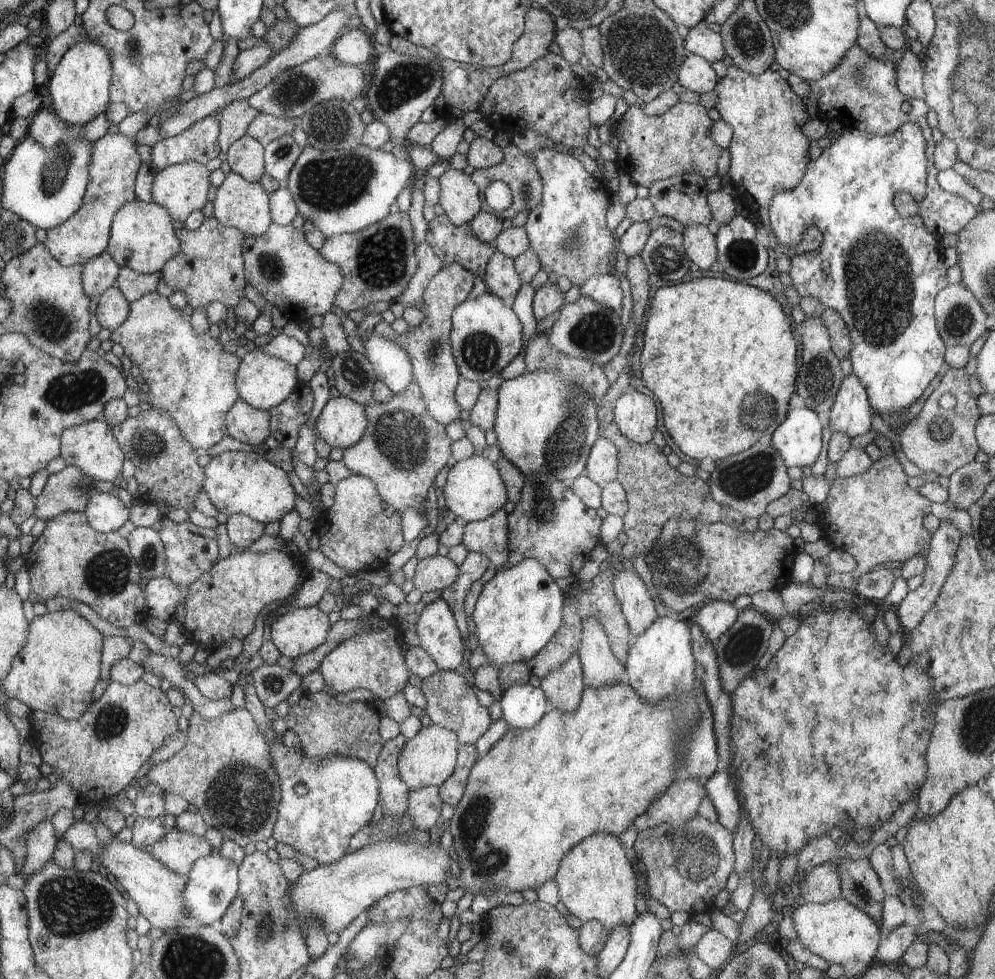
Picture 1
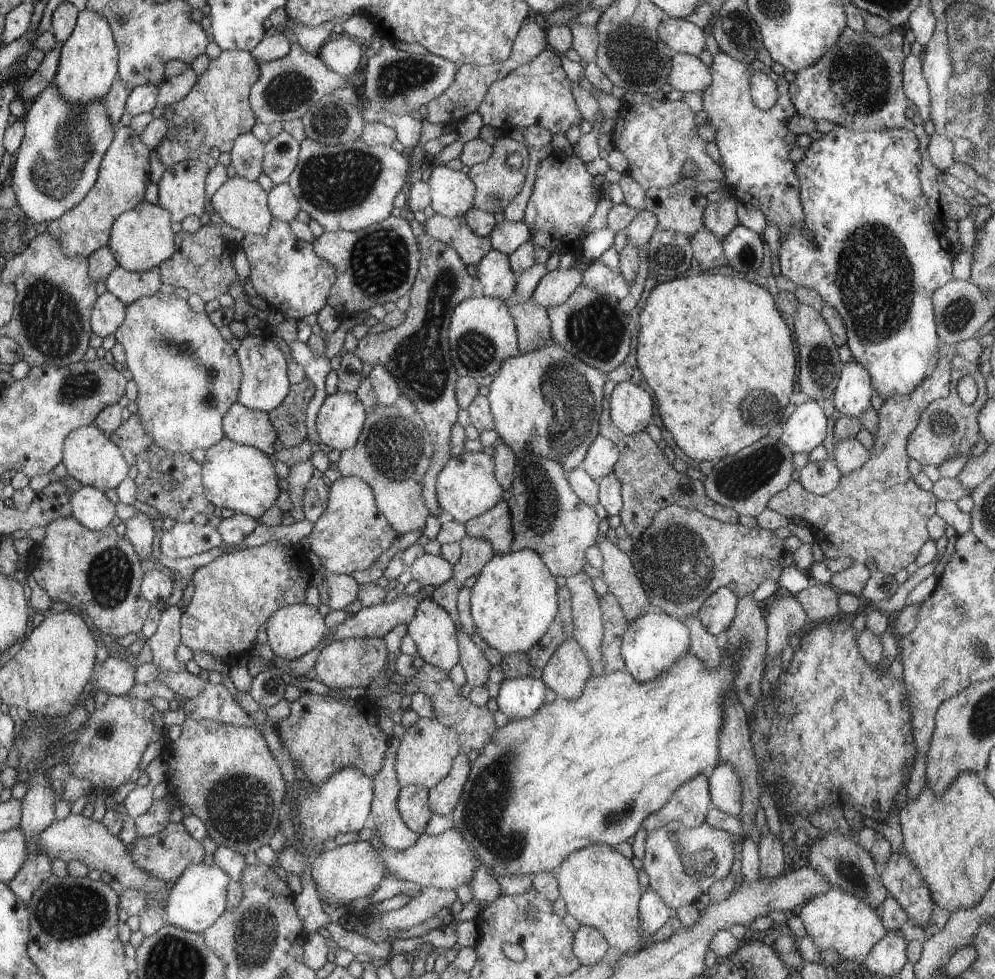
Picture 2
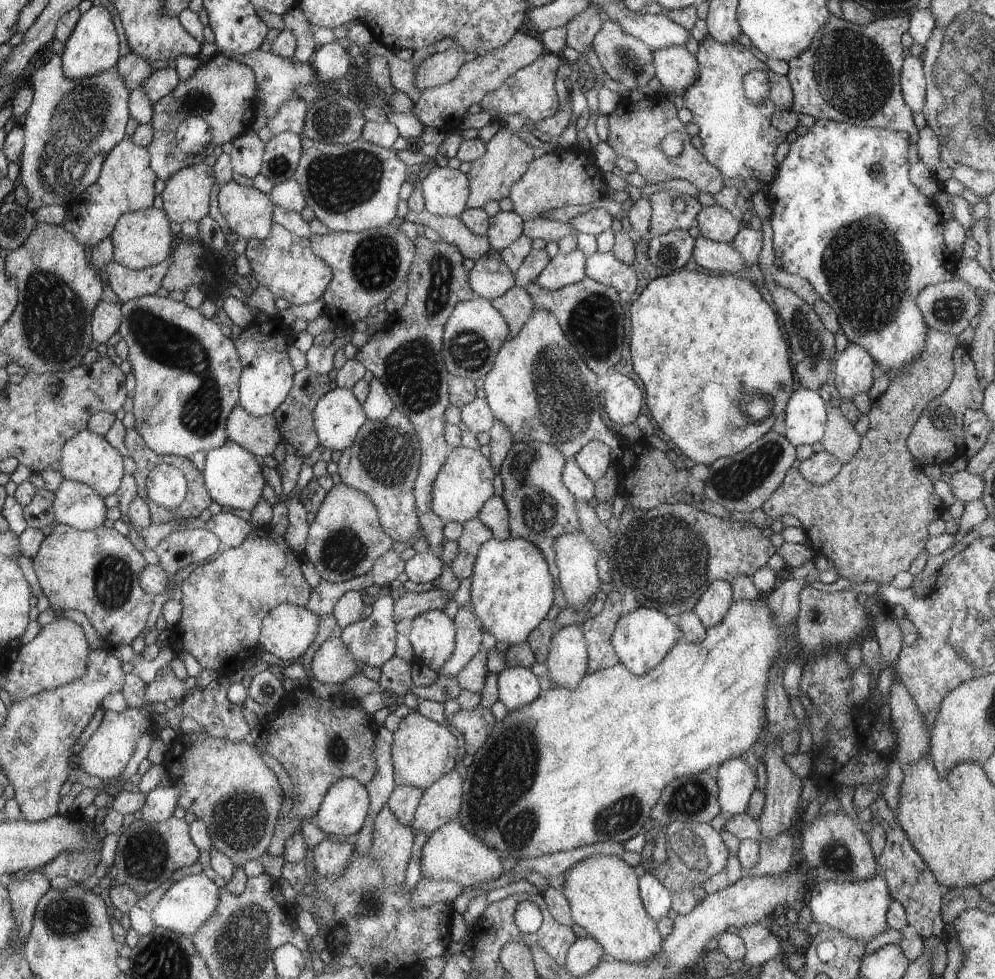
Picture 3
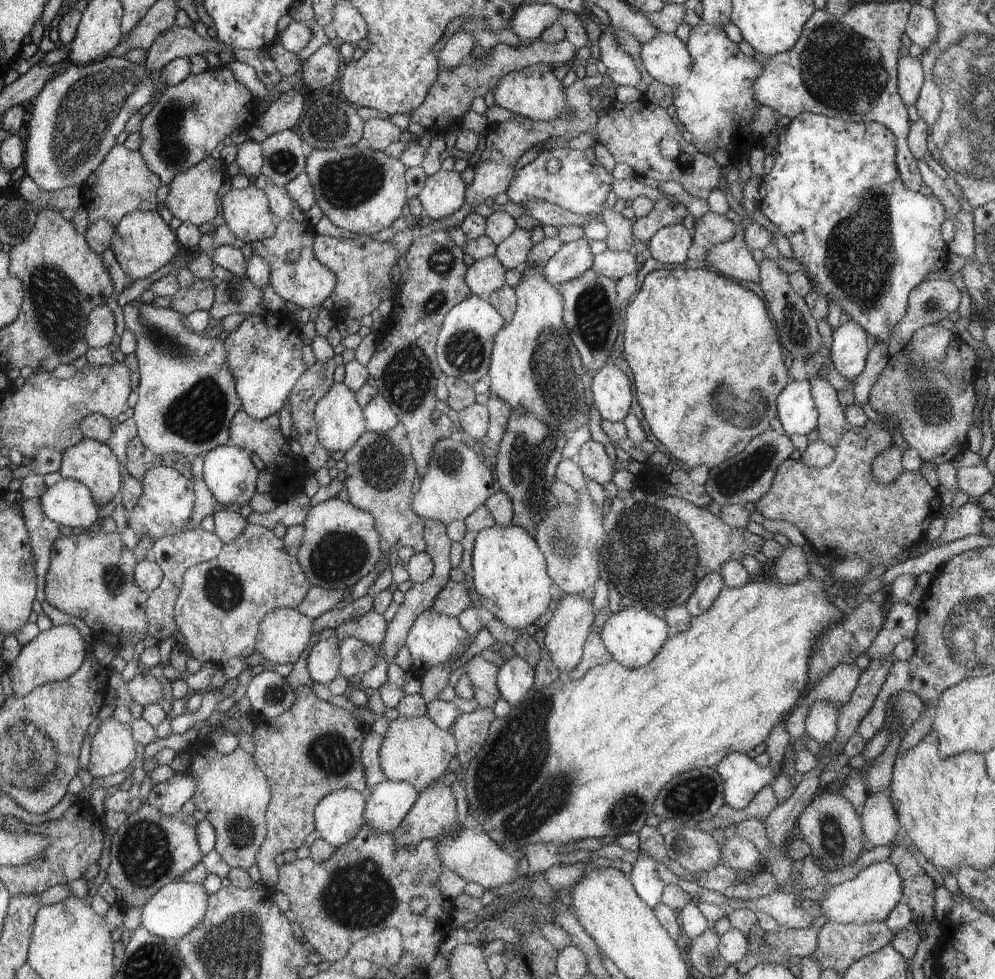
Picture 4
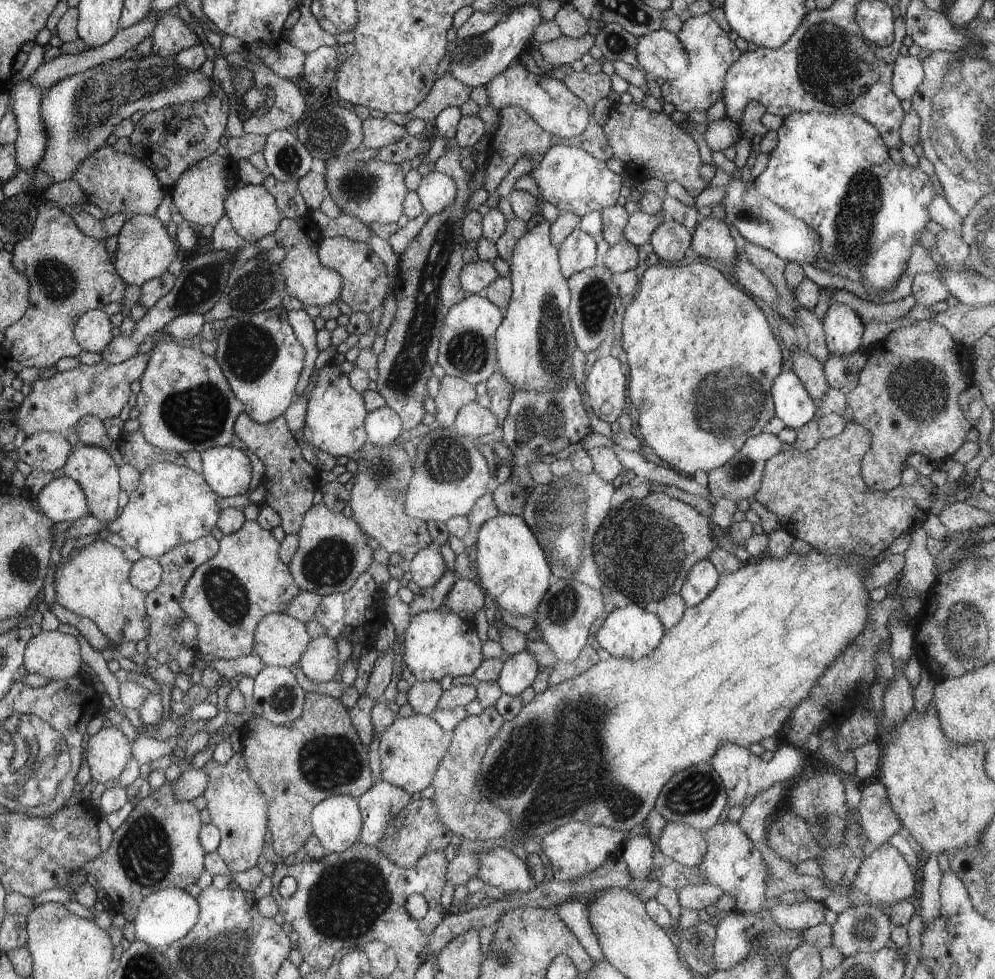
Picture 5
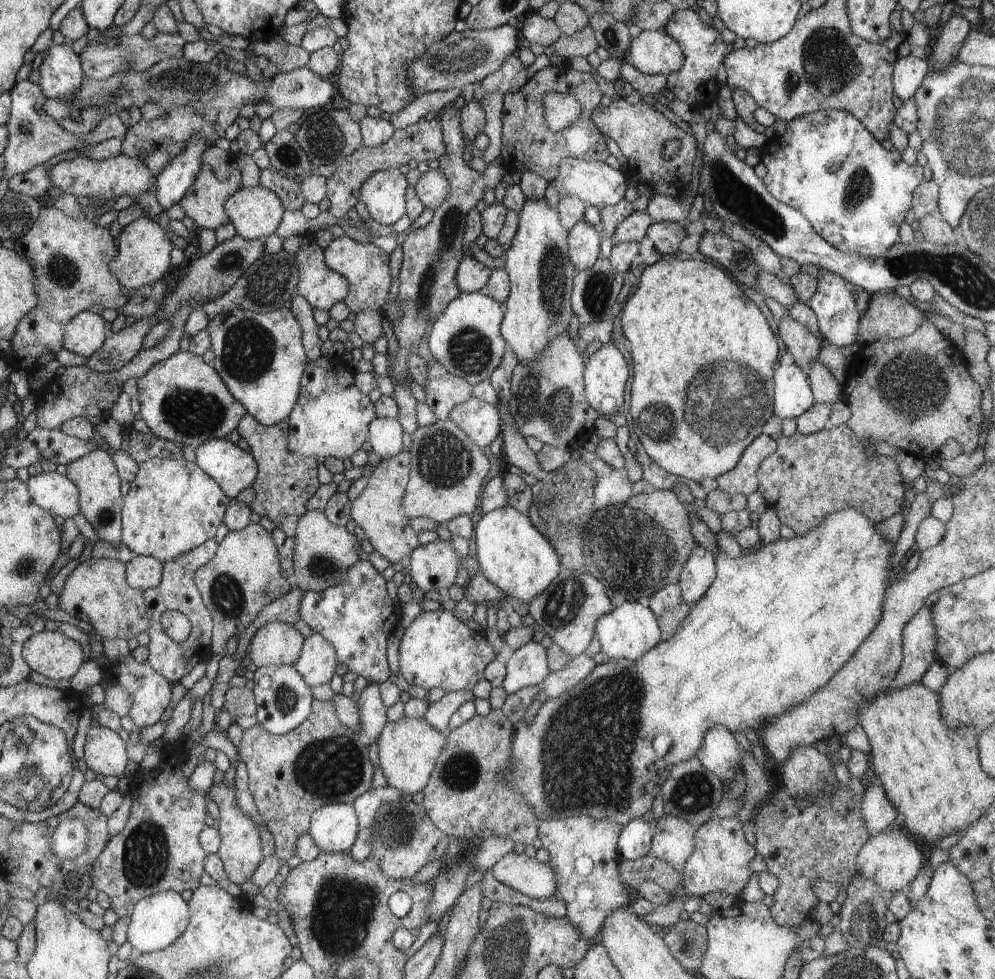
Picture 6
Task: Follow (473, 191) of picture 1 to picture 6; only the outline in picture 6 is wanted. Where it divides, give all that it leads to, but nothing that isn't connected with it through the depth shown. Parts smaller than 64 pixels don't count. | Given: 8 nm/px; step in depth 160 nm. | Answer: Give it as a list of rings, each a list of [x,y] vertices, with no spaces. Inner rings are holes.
[[[428,169],[421,174],[415,189],[421,203],[430,210],[436,210],[451,192],[447,177],[438,169]]]

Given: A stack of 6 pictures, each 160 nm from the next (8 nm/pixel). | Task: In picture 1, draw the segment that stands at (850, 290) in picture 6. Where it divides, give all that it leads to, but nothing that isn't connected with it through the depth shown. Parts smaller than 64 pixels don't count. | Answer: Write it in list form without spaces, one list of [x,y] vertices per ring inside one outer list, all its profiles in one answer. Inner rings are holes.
[[[853,373],[846,376],[830,411],[832,433],[842,432],[852,439],[864,435],[871,430],[874,415],[860,378]]]

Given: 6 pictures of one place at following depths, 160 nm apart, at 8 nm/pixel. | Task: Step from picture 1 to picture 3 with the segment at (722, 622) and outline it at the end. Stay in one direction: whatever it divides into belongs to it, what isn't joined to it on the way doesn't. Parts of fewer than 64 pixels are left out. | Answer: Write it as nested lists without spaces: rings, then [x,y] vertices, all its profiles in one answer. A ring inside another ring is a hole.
[[[714,580],[698,602],[693,612],[705,628],[720,624],[732,606],[733,592],[730,583]]]

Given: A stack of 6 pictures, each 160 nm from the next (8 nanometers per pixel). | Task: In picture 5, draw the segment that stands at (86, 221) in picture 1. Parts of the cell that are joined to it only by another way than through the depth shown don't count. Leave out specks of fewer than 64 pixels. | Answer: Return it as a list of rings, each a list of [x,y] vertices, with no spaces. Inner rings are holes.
[[[104,145],[87,159],[84,159],[72,179],[80,185],[86,195],[86,202],[96,204],[105,217],[116,213],[123,214],[128,219],[139,214],[154,215],[158,205],[163,202],[164,194],[166,194],[158,182],[159,177],[148,164],[132,153],[117,151],[112,145]]]

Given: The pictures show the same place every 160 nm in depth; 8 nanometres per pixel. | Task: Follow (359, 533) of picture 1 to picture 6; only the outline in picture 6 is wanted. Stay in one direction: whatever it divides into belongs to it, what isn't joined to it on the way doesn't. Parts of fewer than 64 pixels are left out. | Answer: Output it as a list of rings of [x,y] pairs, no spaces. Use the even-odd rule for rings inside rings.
[[[308,511],[298,520],[294,536],[293,573],[290,584],[306,591],[324,591],[347,578],[348,571],[360,560],[360,542],[346,526],[332,524],[326,512]]]

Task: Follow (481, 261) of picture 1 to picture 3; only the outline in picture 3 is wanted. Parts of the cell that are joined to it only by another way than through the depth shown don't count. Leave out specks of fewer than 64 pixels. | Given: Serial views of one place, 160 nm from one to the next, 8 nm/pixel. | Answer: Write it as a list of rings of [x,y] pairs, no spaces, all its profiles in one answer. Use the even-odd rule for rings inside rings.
[[[409,211],[404,220],[422,224],[423,227],[426,226],[434,232],[438,232],[441,241],[455,245],[464,258],[478,261],[492,250],[488,238],[472,233],[459,217],[438,217],[427,211],[423,211],[421,214]]]

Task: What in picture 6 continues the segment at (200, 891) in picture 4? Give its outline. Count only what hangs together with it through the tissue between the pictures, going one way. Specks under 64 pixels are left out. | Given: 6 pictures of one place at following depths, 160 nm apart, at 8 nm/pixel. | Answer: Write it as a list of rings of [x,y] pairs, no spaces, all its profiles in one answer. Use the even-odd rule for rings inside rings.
[[[173,890],[162,891],[143,898],[136,903],[130,915],[127,941],[133,948],[143,953],[153,953],[169,947],[187,930],[191,920],[190,905],[180,893]]]

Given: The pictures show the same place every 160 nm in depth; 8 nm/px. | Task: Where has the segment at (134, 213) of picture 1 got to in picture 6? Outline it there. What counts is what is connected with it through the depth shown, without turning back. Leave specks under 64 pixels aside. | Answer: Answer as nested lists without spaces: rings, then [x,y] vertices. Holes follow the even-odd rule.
[[[143,214],[140,218],[127,224],[116,239],[119,252],[110,264],[111,271],[129,290],[155,283],[157,280],[170,280],[179,270],[172,266],[172,240],[166,236],[158,219]]]

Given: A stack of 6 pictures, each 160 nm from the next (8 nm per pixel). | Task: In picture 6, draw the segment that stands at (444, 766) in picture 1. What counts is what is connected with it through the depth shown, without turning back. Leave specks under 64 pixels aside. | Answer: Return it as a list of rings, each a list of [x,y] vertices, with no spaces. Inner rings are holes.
[[[402,717],[397,721],[387,721],[378,738],[379,766],[383,770],[387,784],[410,795],[426,787],[439,756],[447,746],[446,734],[447,731],[437,729],[424,717],[419,719]]]

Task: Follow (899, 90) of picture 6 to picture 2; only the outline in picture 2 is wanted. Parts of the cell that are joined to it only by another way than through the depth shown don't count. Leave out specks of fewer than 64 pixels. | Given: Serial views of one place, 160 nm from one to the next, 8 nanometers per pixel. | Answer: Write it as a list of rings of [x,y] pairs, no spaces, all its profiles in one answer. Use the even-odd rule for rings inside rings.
[[[905,56],[903,62],[903,92],[906,98],[919,110],[923,122],[930,121],[931,94],[928,82],[924,80],[922,62],[919,56]]]

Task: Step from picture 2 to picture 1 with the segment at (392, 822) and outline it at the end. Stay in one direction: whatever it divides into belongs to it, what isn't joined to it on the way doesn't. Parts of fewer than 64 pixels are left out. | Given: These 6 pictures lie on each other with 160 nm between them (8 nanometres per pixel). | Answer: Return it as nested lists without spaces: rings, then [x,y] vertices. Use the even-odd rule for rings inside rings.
[[[402,734],[388,740],[374,769],[380,780],[382,816],[400,818],[408,809],[408,796],[411,795],[411,791],[399,773],[399,757],[404,744],[407,744],[407,739]]]

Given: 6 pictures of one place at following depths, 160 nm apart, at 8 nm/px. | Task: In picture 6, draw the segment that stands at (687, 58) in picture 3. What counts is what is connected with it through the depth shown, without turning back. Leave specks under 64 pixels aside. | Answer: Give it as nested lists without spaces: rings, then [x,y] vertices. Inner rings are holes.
[[[644,29],[638,38],[631,39],[630,48],[624,61],[630,62],[640,72],[649,75],[664,75],[667,77],[680,70],[685,62],[681,46],[665,30],[649,31]]]

